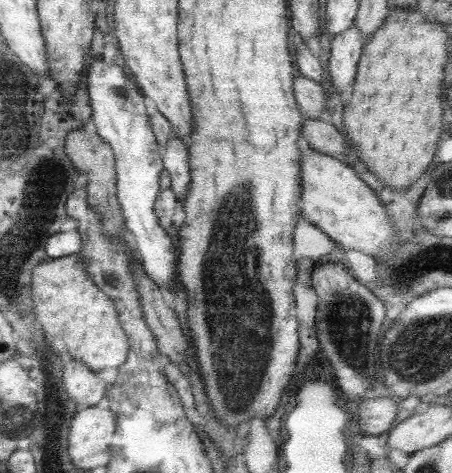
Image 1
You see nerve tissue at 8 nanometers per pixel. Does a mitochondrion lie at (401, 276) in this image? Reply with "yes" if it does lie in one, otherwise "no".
yes

